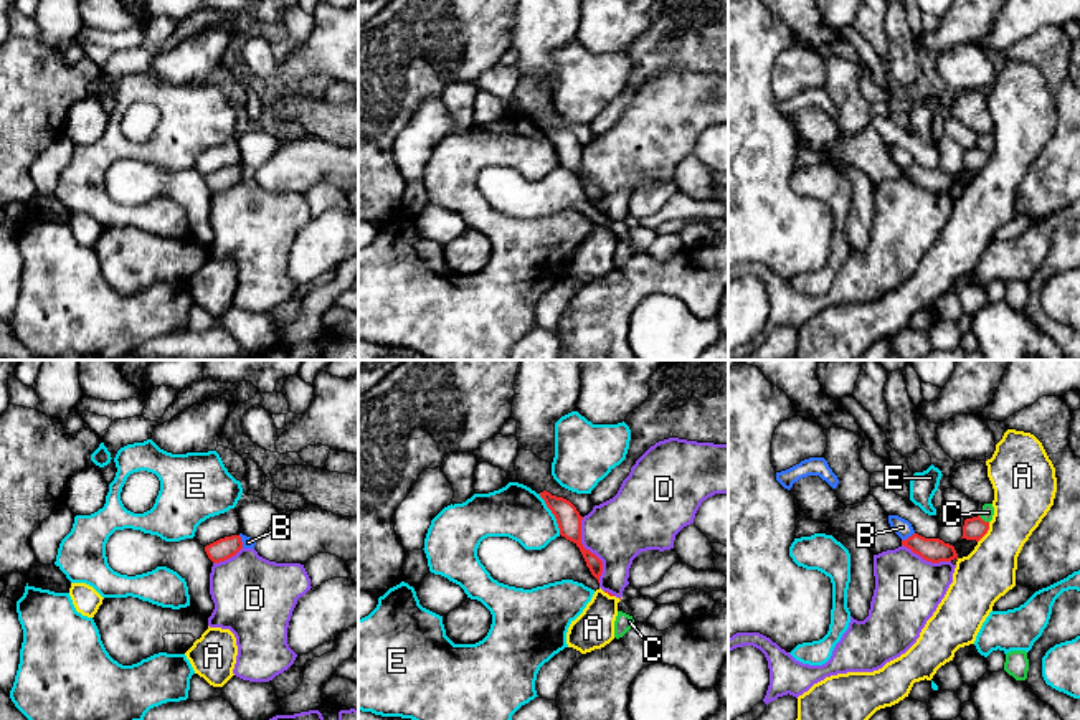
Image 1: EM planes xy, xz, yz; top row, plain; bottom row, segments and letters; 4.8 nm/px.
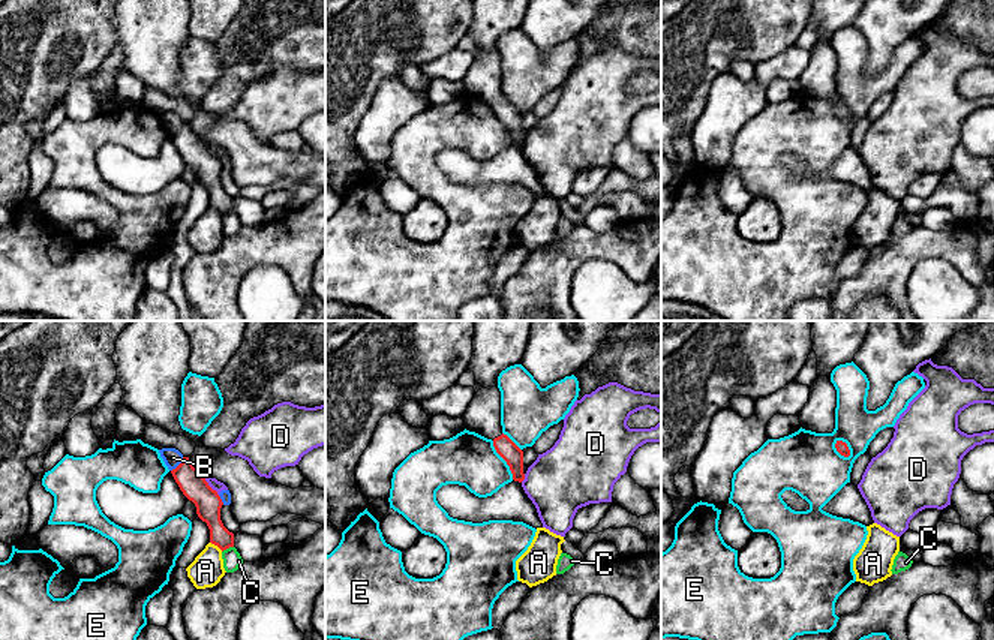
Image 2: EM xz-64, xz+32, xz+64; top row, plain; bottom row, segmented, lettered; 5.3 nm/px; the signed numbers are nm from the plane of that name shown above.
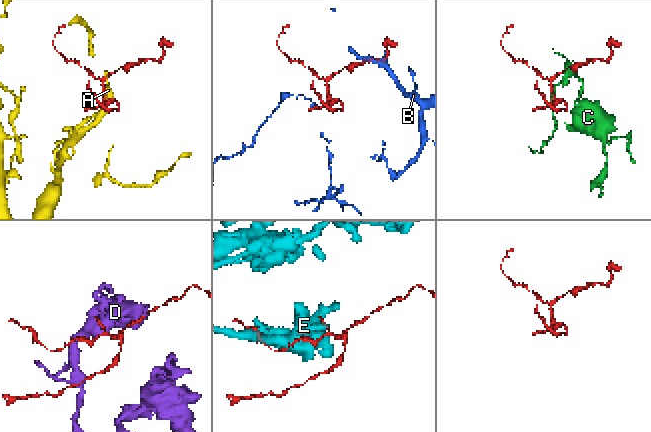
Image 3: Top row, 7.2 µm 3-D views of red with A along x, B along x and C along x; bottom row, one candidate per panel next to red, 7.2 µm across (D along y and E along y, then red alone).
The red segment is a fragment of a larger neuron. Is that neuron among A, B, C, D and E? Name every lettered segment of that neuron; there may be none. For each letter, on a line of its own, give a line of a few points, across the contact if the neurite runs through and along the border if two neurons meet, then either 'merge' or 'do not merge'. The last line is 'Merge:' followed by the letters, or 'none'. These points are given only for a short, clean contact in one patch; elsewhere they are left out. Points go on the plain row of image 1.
A: do not merge
B: line yz (914, 162), (902, 170); do not merge
C: do not merge
D: line xz (582, 147), (582, 174), (601, 192), (600, 212); do not merge
E: do not merge
Merge: none

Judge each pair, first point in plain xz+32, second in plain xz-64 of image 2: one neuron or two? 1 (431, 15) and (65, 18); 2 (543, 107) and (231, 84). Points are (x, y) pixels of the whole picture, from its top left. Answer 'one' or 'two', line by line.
1: one
2: one

